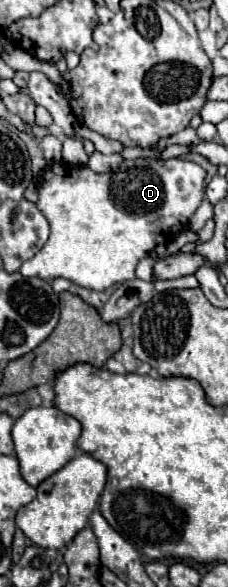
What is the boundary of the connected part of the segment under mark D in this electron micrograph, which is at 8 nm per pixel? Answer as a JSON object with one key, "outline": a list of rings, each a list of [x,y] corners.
{"outline":[[[151,158],[125,160],[117,170],[107,174],[95,174],[87,166],[47,166],[39,178],[37,208],[49,220],[51,236],[41,252],[27,260],[19,272],[23,276],[37,276],[41,280],[67,278],[91,290],[105,290],[117,282],[133,280],[135,266],[143,256],[147,256],[157,244],[169,242],[179,232],[187,230],[191,214],[203,200],[203,178],[205,170],[201,166],[181,158],[169,158],[161,162]]]}

